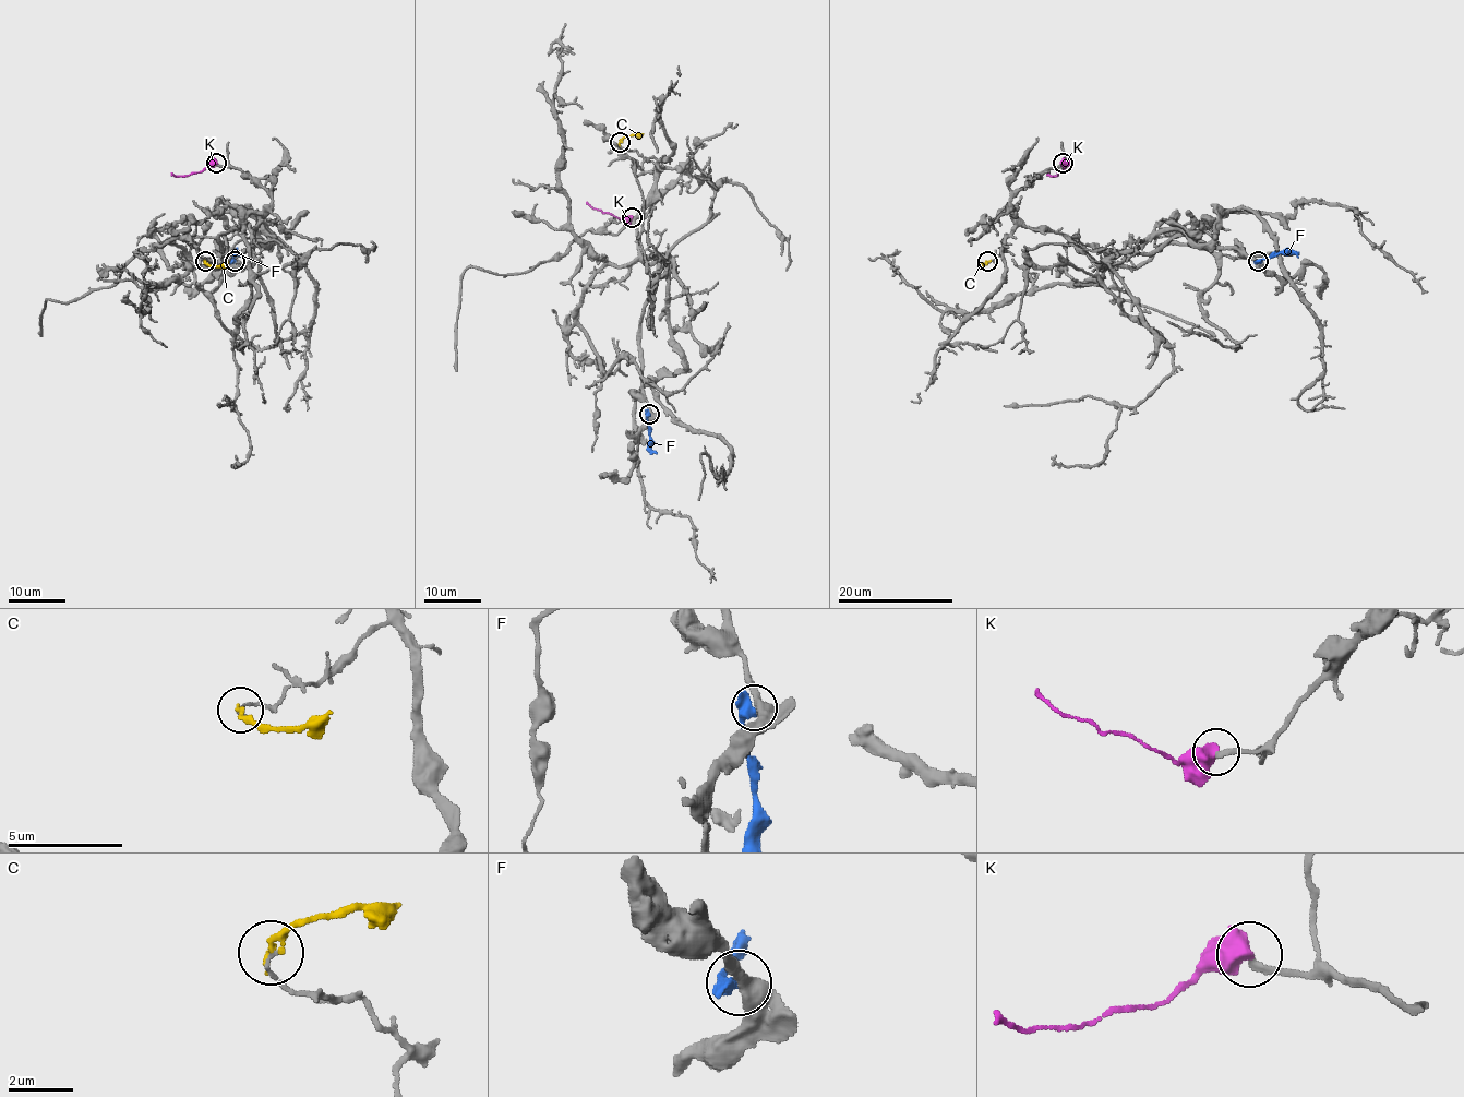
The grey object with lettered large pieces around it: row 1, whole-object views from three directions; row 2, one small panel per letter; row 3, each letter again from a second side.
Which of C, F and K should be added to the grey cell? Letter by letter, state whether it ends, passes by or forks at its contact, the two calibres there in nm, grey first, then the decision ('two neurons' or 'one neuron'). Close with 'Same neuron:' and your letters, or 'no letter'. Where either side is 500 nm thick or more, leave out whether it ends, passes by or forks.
C: it ends | 100/240 nm | two neurons
F: 500/480 nm | two neurons
K: 200/700 nm | one neuron
Same neuron: K

